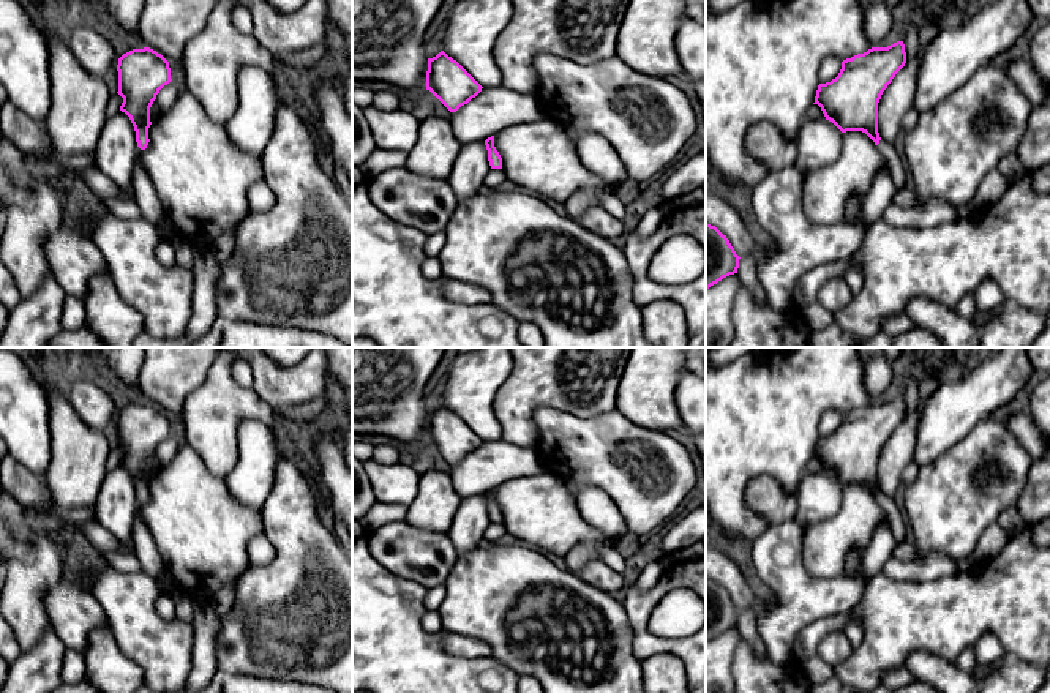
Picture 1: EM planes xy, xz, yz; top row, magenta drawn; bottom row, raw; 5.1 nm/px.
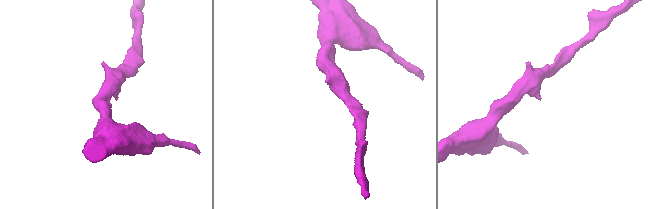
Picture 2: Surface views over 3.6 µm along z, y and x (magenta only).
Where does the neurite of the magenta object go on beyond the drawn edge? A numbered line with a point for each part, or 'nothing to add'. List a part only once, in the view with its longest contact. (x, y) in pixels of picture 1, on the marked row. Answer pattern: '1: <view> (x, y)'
1: yz (896, 164)

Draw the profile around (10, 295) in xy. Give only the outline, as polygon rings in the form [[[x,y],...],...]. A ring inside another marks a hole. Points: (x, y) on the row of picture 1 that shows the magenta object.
[[[0,262],[0,303],[9,311],[19,303],[21,294],[11,272]]]

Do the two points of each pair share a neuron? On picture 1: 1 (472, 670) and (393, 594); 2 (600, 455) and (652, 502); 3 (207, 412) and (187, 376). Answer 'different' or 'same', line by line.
1: same
2: same
3: different

